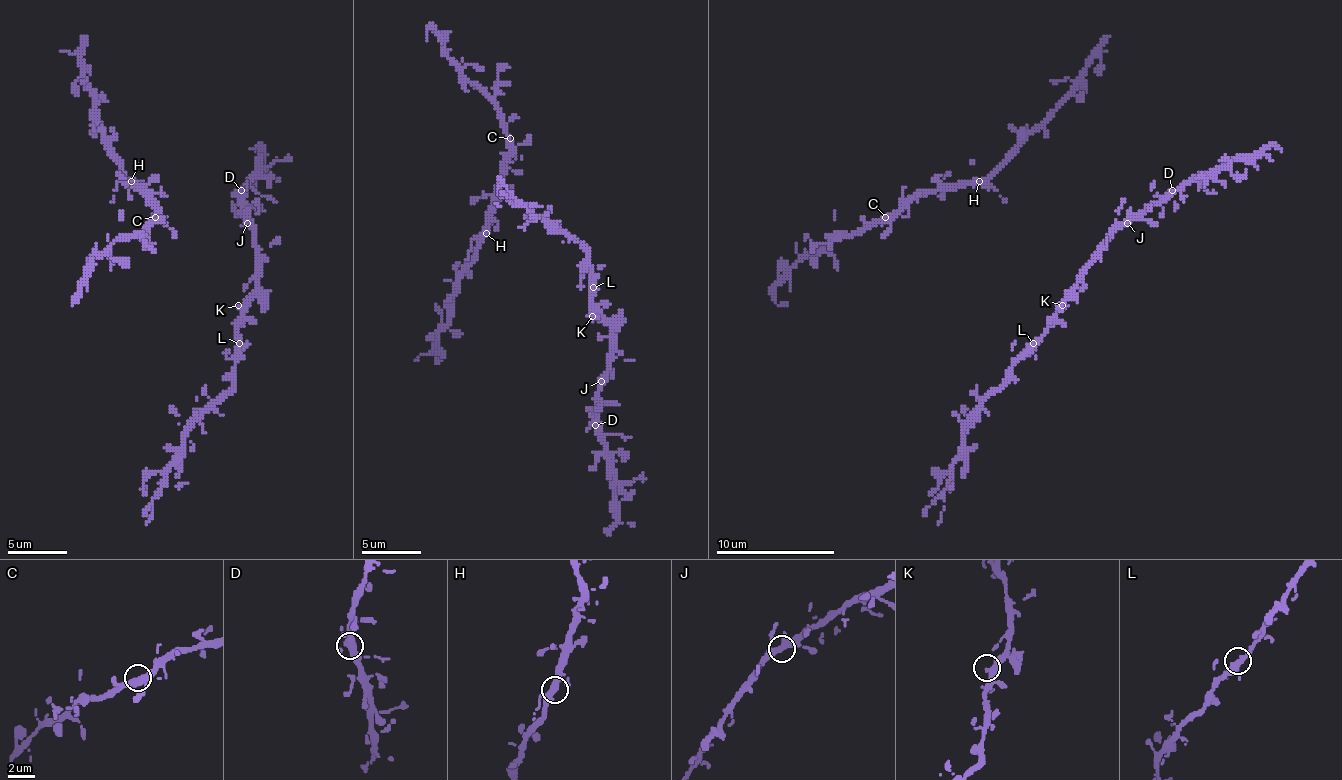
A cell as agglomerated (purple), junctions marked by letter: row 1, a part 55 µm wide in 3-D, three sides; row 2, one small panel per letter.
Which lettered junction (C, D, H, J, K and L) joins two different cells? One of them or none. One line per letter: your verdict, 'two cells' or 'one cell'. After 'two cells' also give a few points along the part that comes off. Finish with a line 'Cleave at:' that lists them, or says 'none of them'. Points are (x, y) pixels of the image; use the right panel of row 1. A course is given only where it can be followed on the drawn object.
C: one cell
D: one cell
H: one cell
J: one cell
K: one cell
L: one cell
Cleave at: none of them

